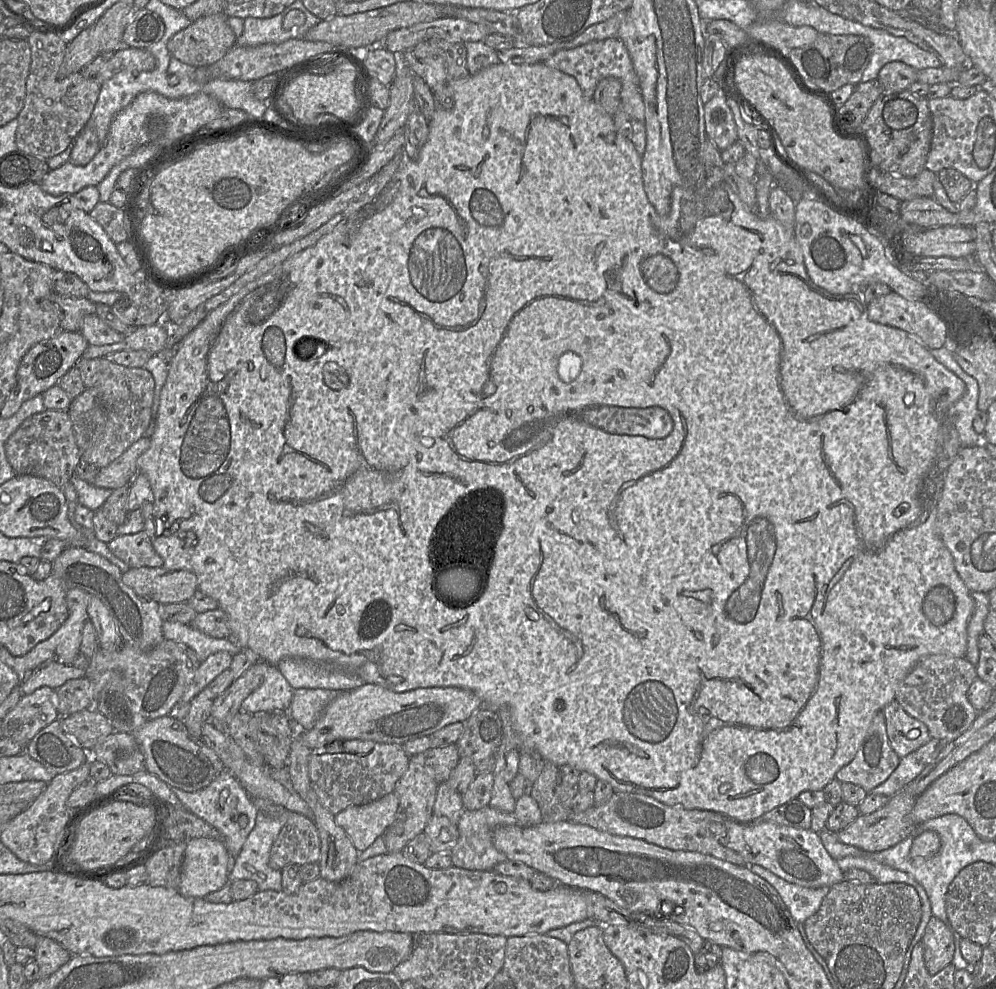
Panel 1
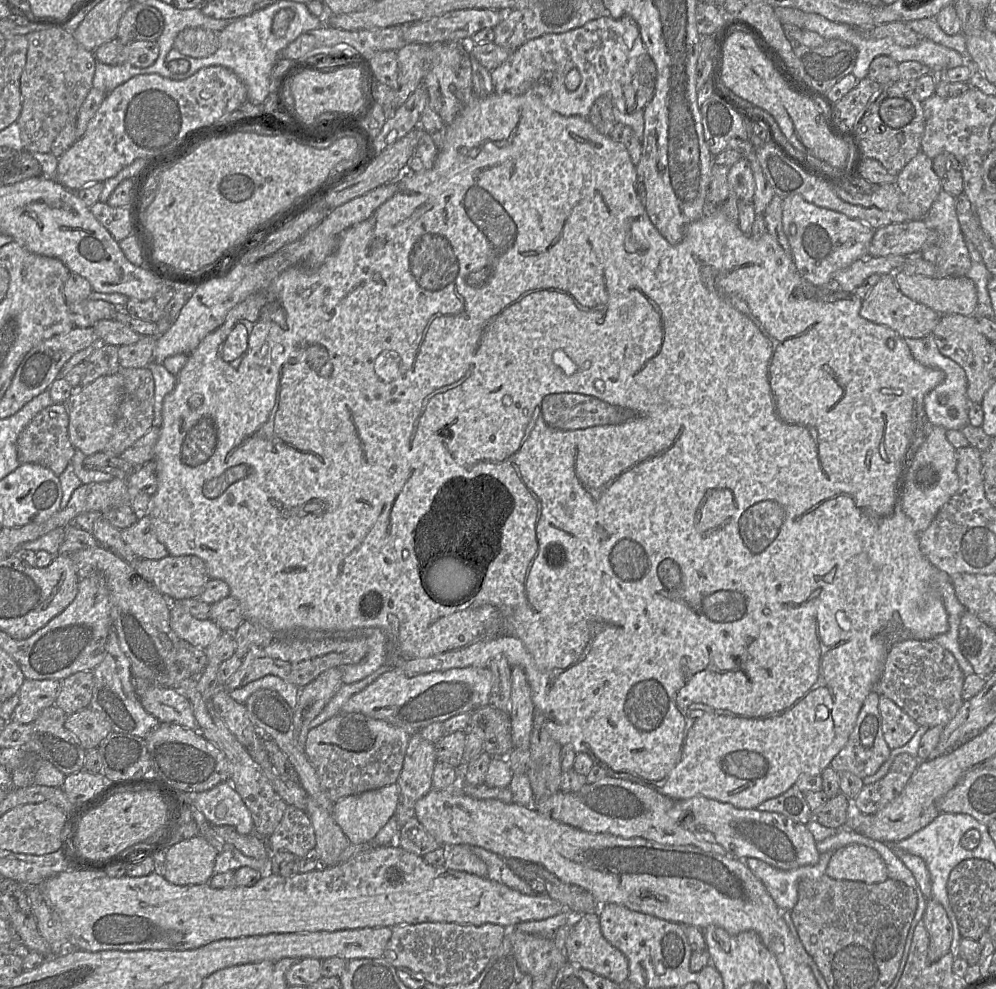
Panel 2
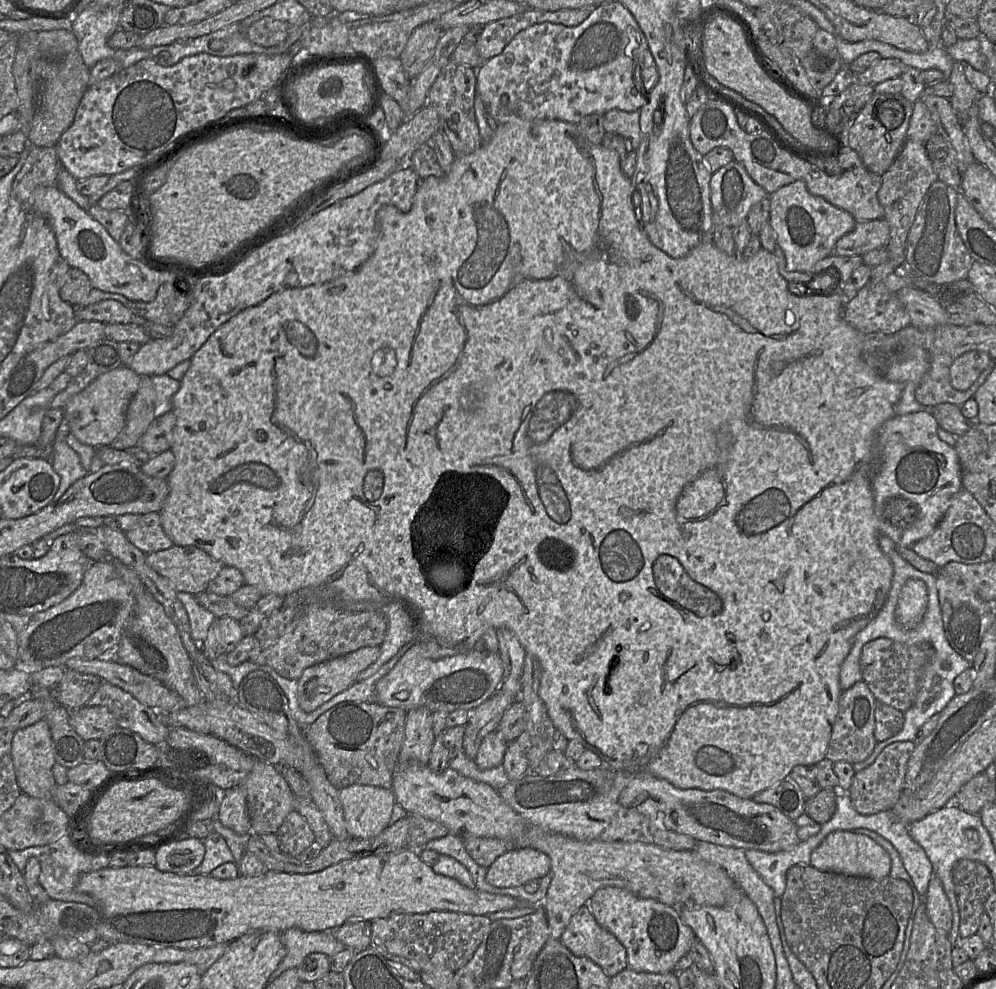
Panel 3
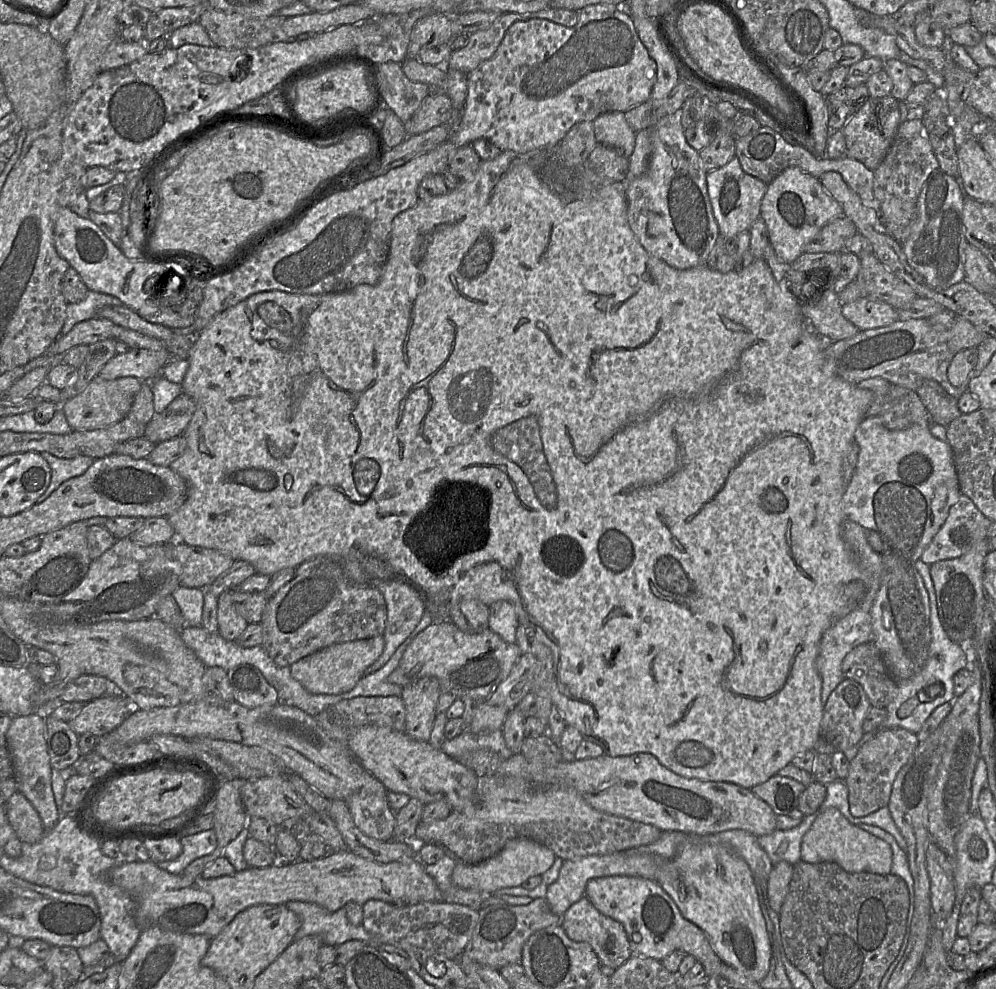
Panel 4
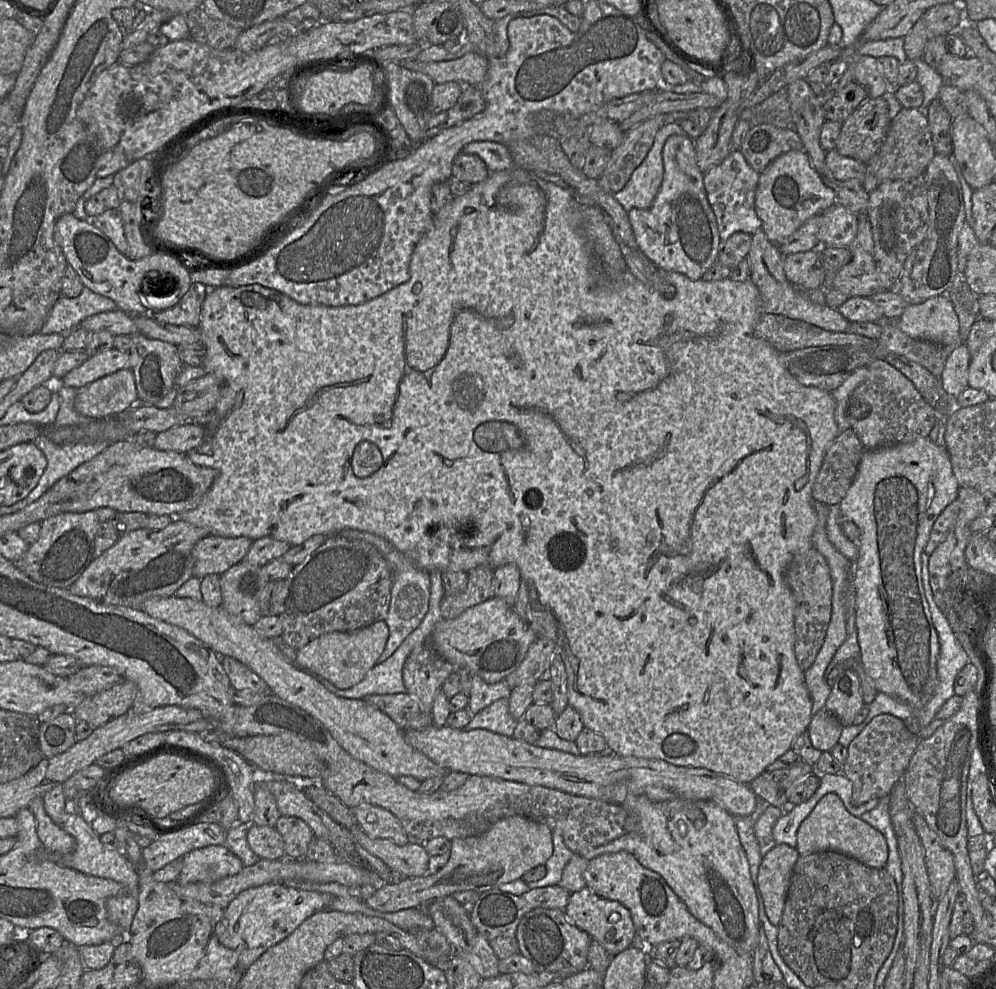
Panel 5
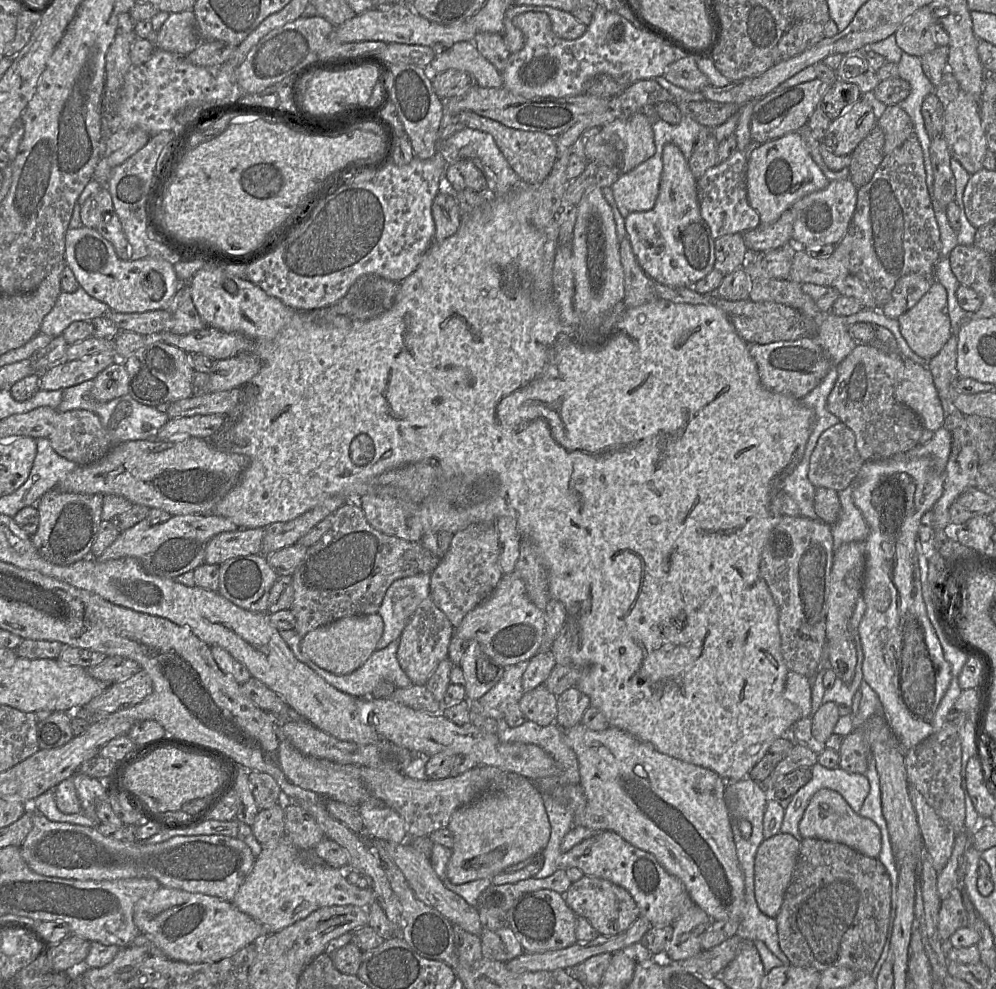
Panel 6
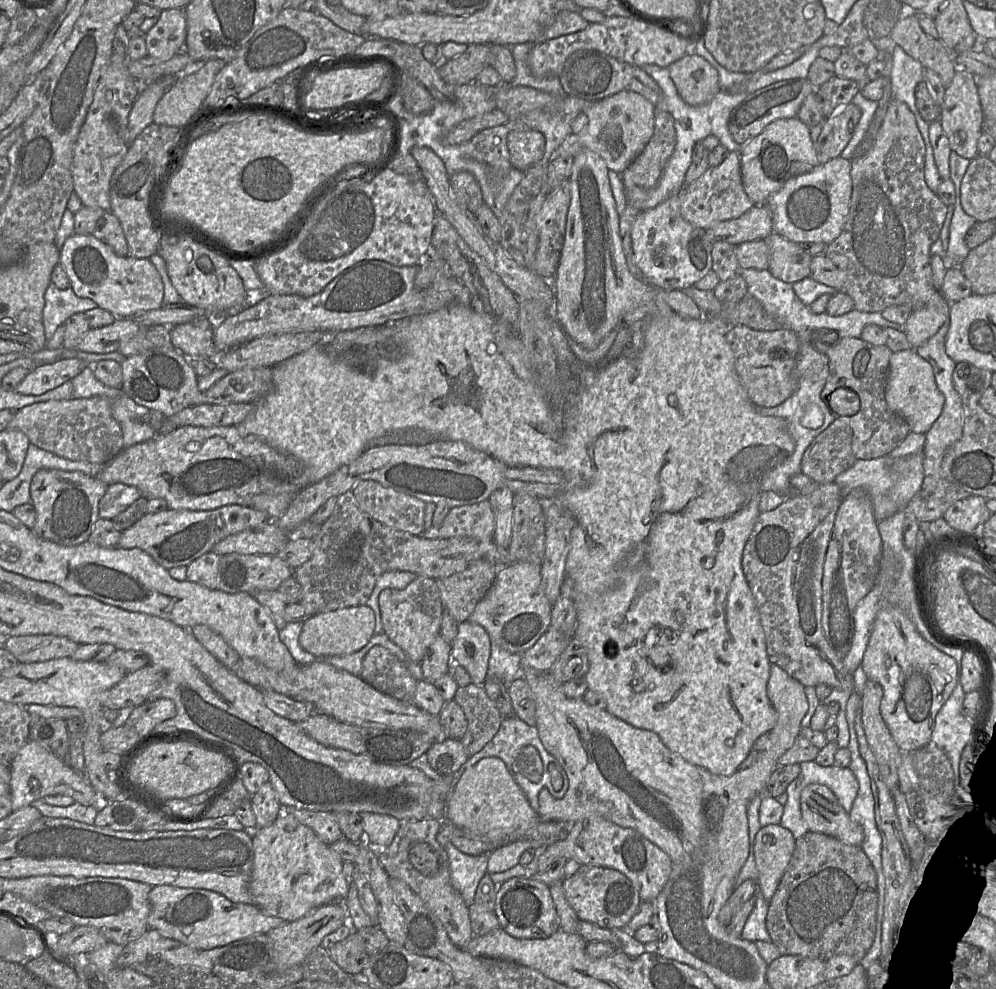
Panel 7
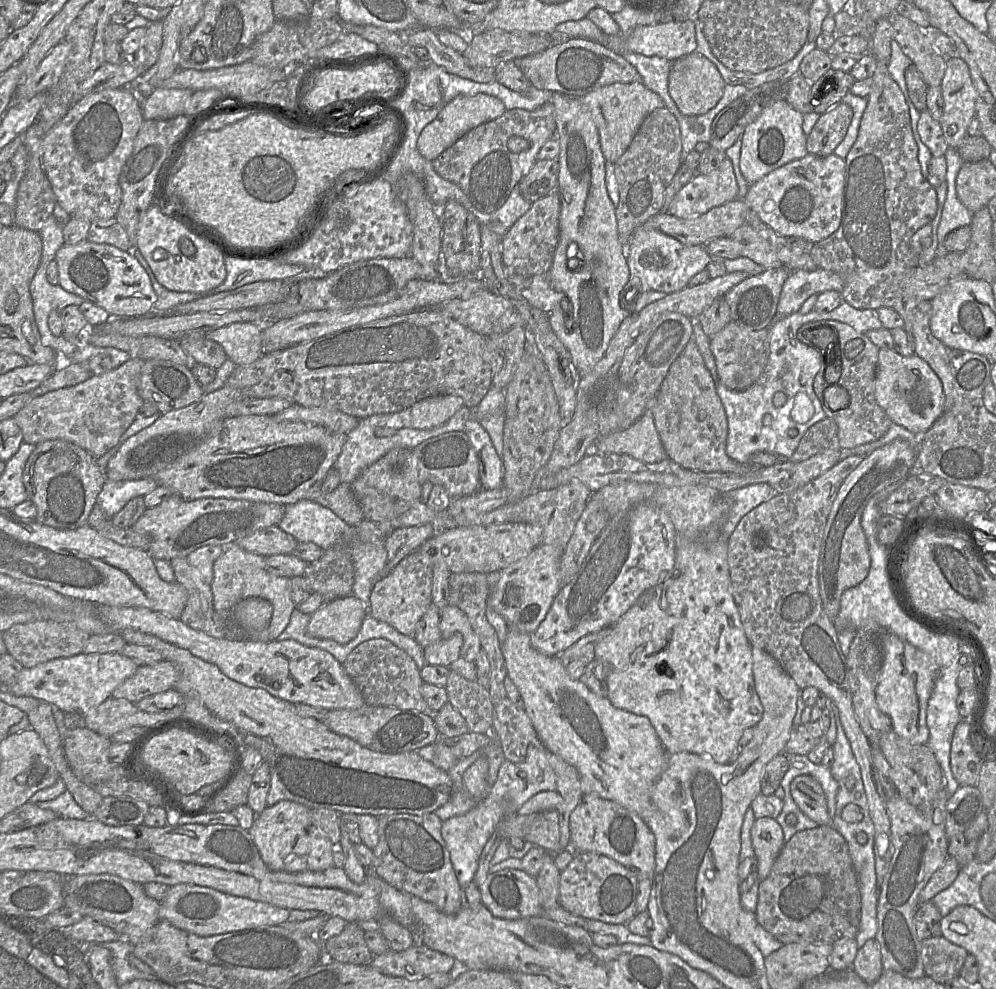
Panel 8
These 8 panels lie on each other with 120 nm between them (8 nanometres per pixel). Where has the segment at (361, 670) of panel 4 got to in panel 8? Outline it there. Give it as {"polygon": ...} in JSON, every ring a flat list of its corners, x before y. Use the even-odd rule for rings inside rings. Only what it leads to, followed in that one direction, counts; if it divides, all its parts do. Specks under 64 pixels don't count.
{"polygon":[[350,595,332,600,313,613,307,631,315,638,346,644,358,634,367,615,368,608]]}

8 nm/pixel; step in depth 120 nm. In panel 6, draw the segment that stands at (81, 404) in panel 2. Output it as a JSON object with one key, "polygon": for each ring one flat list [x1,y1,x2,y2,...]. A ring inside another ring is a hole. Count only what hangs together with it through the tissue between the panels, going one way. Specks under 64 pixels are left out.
{"polygon":[[120,359,101,371,93,381,91,395,98,402,129,394,128,372]]}

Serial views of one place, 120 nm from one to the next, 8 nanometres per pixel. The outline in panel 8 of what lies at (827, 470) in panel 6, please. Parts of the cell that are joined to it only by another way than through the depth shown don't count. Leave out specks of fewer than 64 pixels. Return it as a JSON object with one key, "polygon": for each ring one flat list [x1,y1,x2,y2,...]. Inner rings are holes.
{"polygon":[[825,418,811,426,802,437,794,454,788,460,802,462,828,450,841,450,838,425,831,418]]}

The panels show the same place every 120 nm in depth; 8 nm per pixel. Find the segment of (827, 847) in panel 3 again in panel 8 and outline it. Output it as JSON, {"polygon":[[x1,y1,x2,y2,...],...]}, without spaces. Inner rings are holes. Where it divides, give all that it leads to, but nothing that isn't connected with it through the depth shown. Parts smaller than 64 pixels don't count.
{"polygon":[[800,775,790,784,790,792,799,809,819,826,831,825,824,791,812,776]]}

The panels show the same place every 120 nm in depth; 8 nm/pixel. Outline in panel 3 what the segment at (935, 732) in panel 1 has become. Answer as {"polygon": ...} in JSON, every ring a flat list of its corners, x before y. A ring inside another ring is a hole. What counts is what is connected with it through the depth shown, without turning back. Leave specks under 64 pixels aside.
{"polygon":[[877,638,866,643,861,650,862,681,868,685,876,700,904,713,915,703,919,678,934,654,935,649,929,643,906,645,887,638]]}

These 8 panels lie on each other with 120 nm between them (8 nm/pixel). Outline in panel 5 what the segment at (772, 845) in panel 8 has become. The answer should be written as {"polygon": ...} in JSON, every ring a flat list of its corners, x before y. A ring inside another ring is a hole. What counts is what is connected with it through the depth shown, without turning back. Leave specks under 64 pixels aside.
{"polygon":[[776,844,761,860,758,886,769,921,778,926,782,918,794,865,799,857,795,847]]}

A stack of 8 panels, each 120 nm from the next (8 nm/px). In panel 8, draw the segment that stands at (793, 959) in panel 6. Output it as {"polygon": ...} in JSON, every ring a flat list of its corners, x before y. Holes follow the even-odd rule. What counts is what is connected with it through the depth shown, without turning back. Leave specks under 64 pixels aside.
{"polygon":[[831,825,797,832,785,842,770,874,759,882,755,917,758,925,783,944,828,943,856,937,861,914,861,894,858,876,853,866,845,838]]}

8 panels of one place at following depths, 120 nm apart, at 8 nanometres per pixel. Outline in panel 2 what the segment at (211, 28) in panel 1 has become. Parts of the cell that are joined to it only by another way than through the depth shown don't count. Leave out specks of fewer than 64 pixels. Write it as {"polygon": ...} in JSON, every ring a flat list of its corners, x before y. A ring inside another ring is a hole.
{"polygon":[[188,28,174,39,173,48,185,56,206,58,219,48,218,32,204,28]]}

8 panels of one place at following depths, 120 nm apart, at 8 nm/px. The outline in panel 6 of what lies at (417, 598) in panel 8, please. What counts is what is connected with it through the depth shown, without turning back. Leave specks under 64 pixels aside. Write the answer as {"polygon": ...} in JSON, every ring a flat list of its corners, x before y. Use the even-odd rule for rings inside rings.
{"polygon":[[430,596,424,599,398,639,397,659,413,685,426,685,439,663,448,658,452,635,453,627,446,615,434,604]]}

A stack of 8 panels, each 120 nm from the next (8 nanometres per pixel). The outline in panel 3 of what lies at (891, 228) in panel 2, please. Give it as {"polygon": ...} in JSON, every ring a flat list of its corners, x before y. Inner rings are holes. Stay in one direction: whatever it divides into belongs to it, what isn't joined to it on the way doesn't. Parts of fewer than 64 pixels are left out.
{"polygon":[[884,219,856,222,854,229,837,241,833,255,862,256,871,250,885,248,889,237,890,228]]}

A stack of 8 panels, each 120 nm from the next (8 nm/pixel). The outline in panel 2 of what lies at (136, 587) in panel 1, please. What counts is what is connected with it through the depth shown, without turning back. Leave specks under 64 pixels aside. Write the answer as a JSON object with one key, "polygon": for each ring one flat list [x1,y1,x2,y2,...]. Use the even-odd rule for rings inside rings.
{"polygon":[[195,555,171,556,162,559,139,559,133,563,136,573,152,584,169,601,178,601,199,597,210,580,206,565]]}

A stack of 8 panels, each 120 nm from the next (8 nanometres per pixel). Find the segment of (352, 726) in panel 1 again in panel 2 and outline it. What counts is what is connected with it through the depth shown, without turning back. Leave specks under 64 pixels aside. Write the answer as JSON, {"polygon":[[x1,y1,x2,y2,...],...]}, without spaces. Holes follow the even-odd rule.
{"polygon":[[392,668,364,690,353,695,341,711,362,713,412,735,432,723,445,722,462,713,471,714,480,707,490,705,492,687,493,674,489,668,454,668,413,677,408,677,399,668]]}

